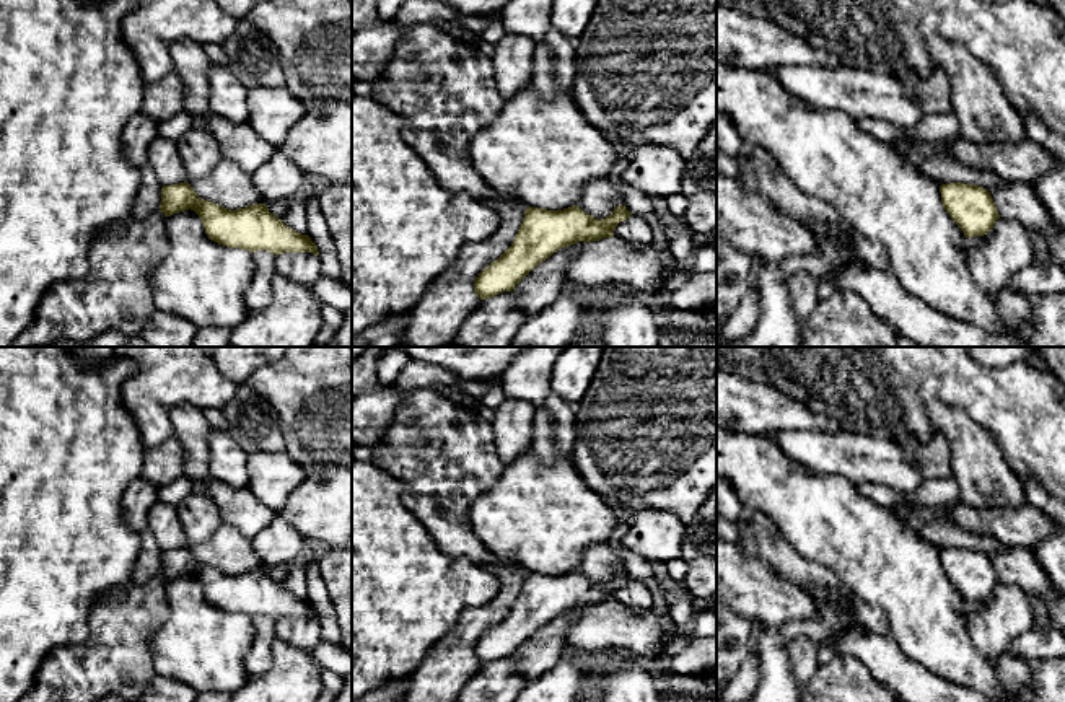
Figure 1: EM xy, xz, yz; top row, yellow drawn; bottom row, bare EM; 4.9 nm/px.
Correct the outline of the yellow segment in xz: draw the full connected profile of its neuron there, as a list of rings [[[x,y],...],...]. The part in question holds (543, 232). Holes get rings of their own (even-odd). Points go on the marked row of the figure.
[[[578,205],[563,210],[528,207],[511,246],[474,280],[480,300],[492,298],[515,287],[542,261],[578,241],[591,243],[614,236],[614,228],[632,213],[625,205],[601,220]]]

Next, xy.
[[[189,182],[161,187],[160,210],[164,217],[189,208],[200,217],[205,233],[218,244],[249,252],[262,249],[275,256],[282,252],[313,252],[319,256],[318,246],[308,235],[287,226],[269,212],[265,204],[230,210],[200,199]]]

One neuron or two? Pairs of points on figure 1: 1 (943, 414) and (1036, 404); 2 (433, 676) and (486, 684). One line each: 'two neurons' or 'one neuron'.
1: two neurons
2: two neurons

